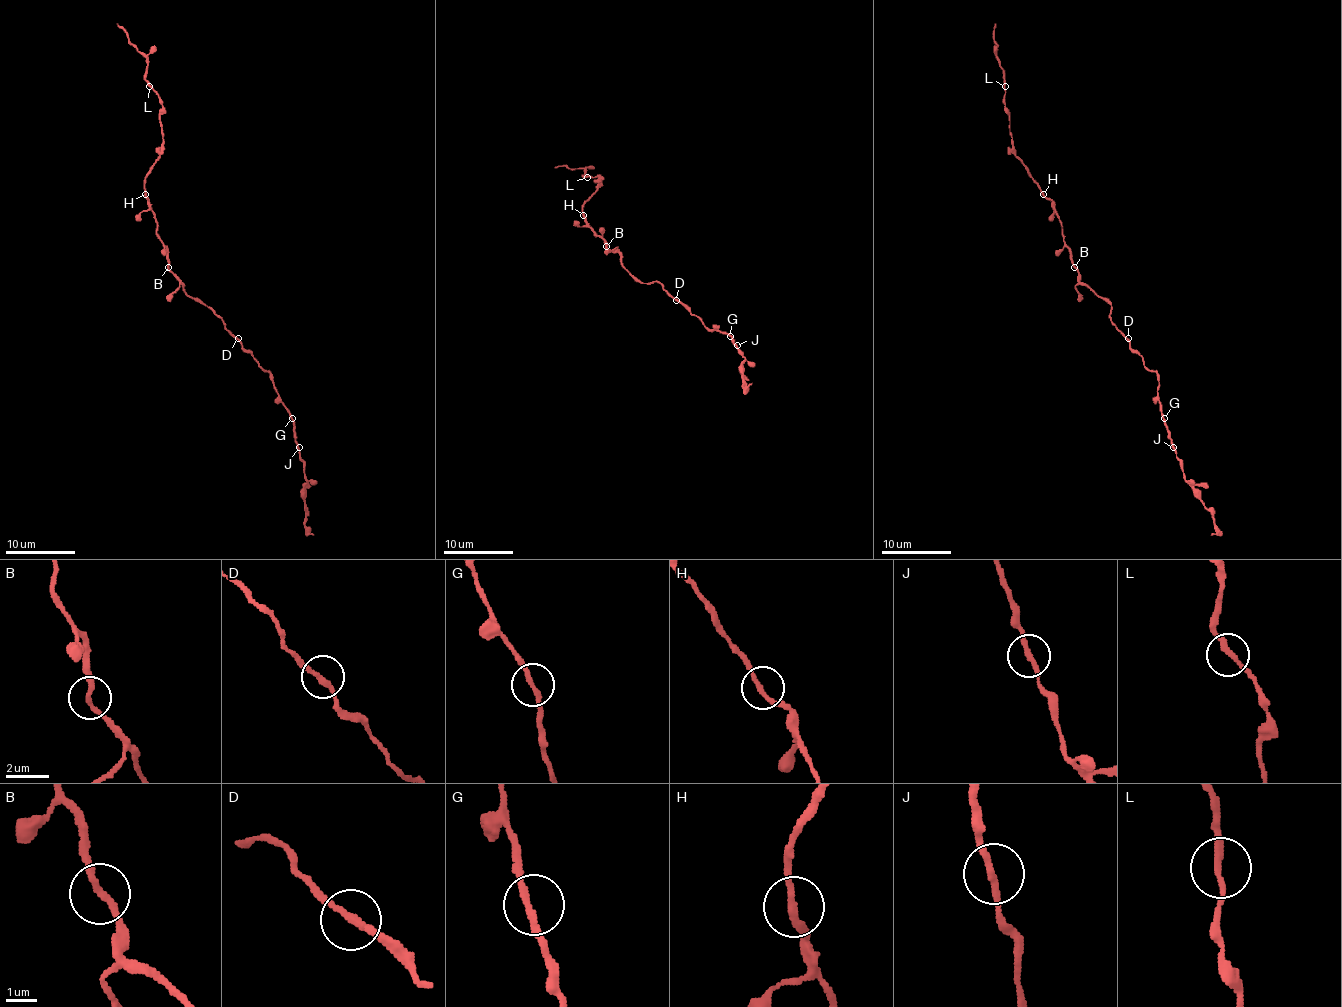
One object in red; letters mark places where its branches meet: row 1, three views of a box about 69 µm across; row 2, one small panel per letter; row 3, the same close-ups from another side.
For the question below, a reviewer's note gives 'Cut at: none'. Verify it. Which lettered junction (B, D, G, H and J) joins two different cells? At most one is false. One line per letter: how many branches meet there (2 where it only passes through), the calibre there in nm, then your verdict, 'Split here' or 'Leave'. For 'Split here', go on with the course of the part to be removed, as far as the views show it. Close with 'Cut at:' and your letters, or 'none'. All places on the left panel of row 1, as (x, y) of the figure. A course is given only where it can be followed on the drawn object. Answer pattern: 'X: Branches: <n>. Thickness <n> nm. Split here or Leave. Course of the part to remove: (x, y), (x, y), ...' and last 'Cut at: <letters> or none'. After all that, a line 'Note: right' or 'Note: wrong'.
B: Branches: 2. Thickness 240 nm. Leave
D: Branches: 2. Thickness 240 nm. Leave
G: Branches: 2. Thickness 220 nm. Leave
H: Branches: 2. Thickness 220 nm. Leave
J: Branches: 2. Thickness 220 nm. Leave
Cut at: none
Note: right

